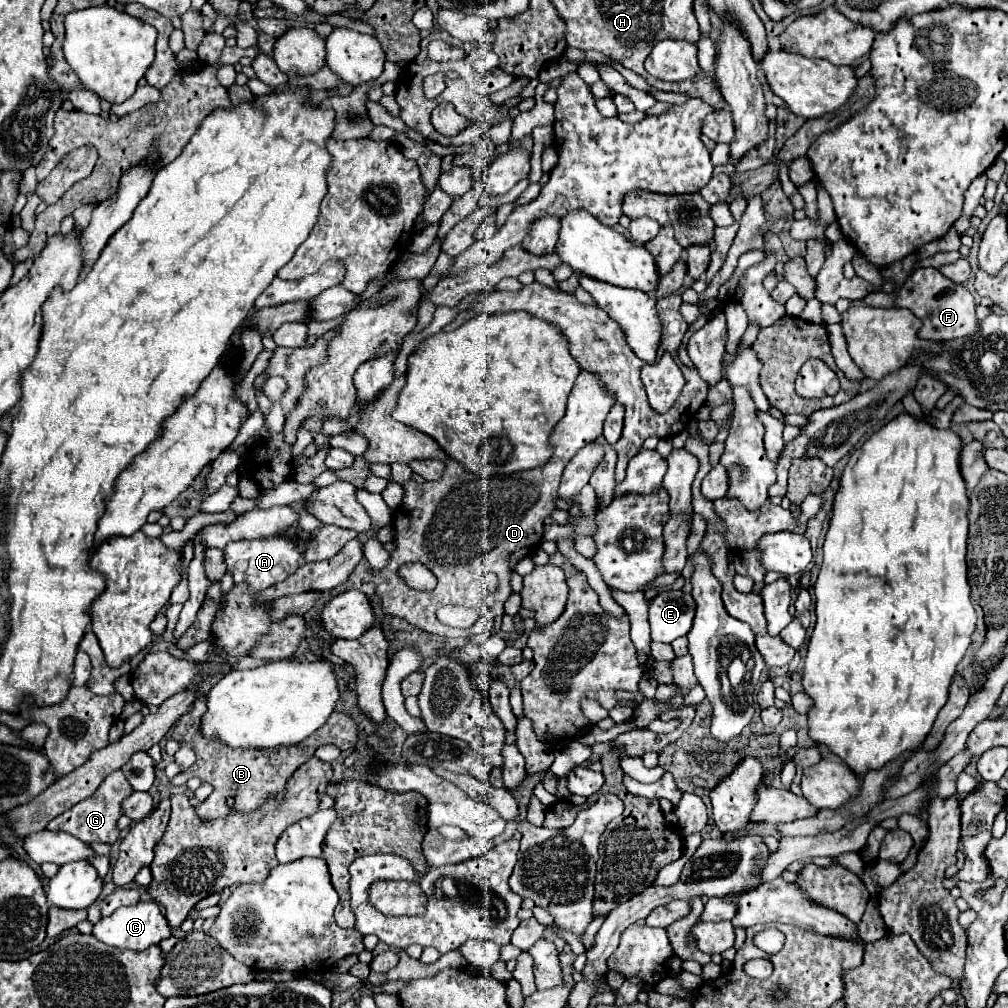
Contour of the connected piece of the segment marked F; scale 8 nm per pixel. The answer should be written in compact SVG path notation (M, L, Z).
M920 268L916 270L896 292L896 300L894 300L896 308L908 308L916 314L916 318L920 318L922 326L918 330L918 336L924 340L954 340L954 338L962 338L962 336L970 336L970 332L974 332L974 328L978 328L978 320L976 320L976 304L972 294L968 292L966 286L956 284L952 280L948 280L946 276L942 276L936 268Z

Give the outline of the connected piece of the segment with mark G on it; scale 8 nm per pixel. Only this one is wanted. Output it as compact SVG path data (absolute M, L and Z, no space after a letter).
M114 770L112 774L108 774L104 778L104 782L100 784L100 788L96 790L96 794L92 798L86 798L82 802L78 802L74 808L62 812L60 816L56 816L54 820L48 822L48 830L56 832L56 830L62 830L62 832L68 832L72 836L76 836L78 840L90 844L90 842L106 842L106 844L114 844L120 836L120 830L116 828L116 822L118 818L122 816L122 810L120 810L120 802L132 794L132 788L126 780L126 776L122 776L122 770Z

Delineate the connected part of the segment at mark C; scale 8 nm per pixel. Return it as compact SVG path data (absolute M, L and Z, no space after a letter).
M148 900L148 902L138 902L138 904L134 904L134 906L118 908L112 916L106 916L106 918L100 920L100 922L94 926L94 932L92 932L92 934L94 934L100 942L104 942L104 944L108 944L108 946L140 952L140 950L146 950L148 946L160 944L164 938L172 936L172 930L170 930L170 926L166 924L166 918L164 918L164 914L160 912L158 904L156 904L154 900Z

